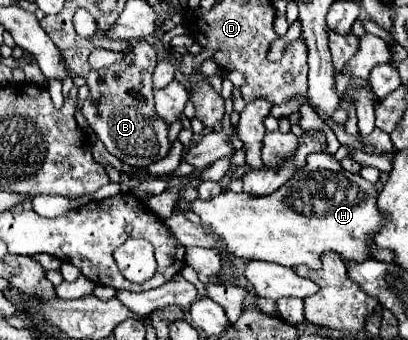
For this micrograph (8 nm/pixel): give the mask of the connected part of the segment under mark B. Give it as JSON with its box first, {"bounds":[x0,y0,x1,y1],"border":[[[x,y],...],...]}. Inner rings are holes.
{"bounds":[81,41,171,167],"border":[[[137,41],[123,61],[91,71],[87,85],[91,89],[81,111],[87,117],[95,135],[105,143],[107,151],[131,167],[147,167],[169,155],[171,143],[167,139],[167,121],[155,117],[151,75],[157,65],[155,49],[147,41]]]}

